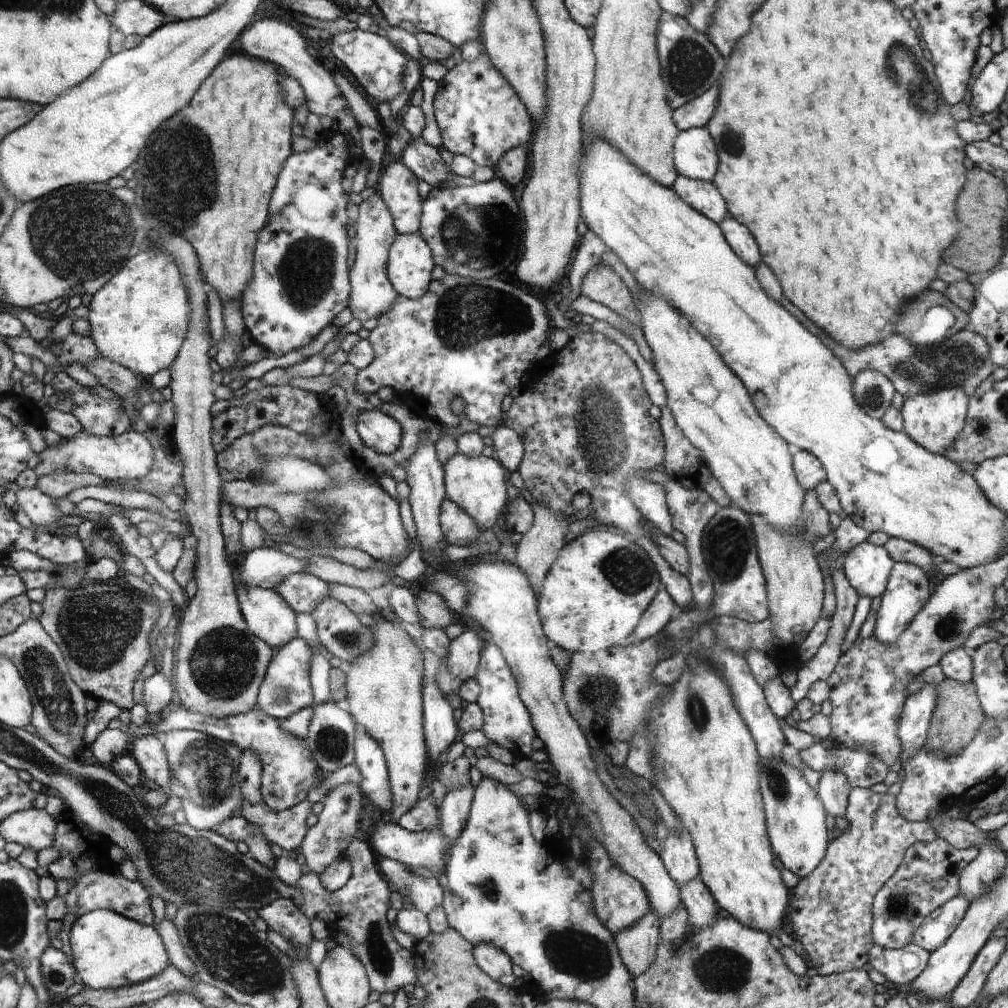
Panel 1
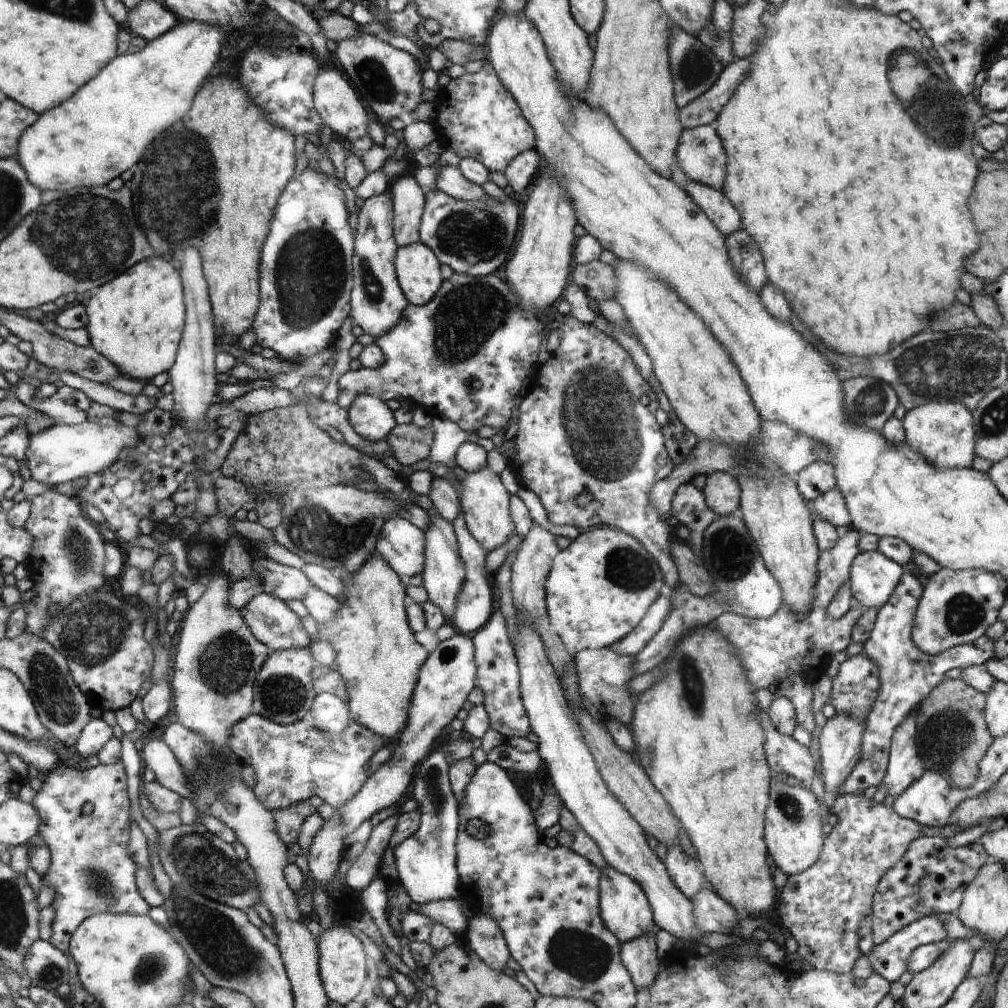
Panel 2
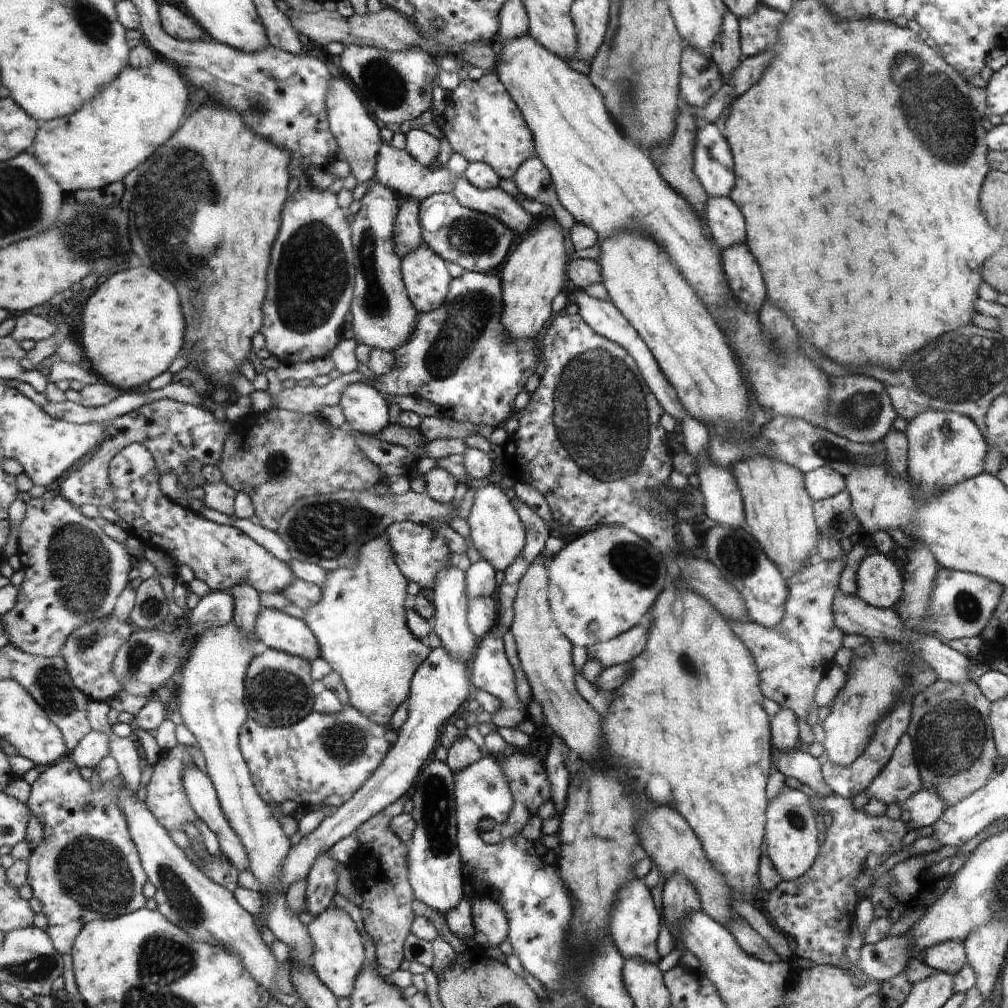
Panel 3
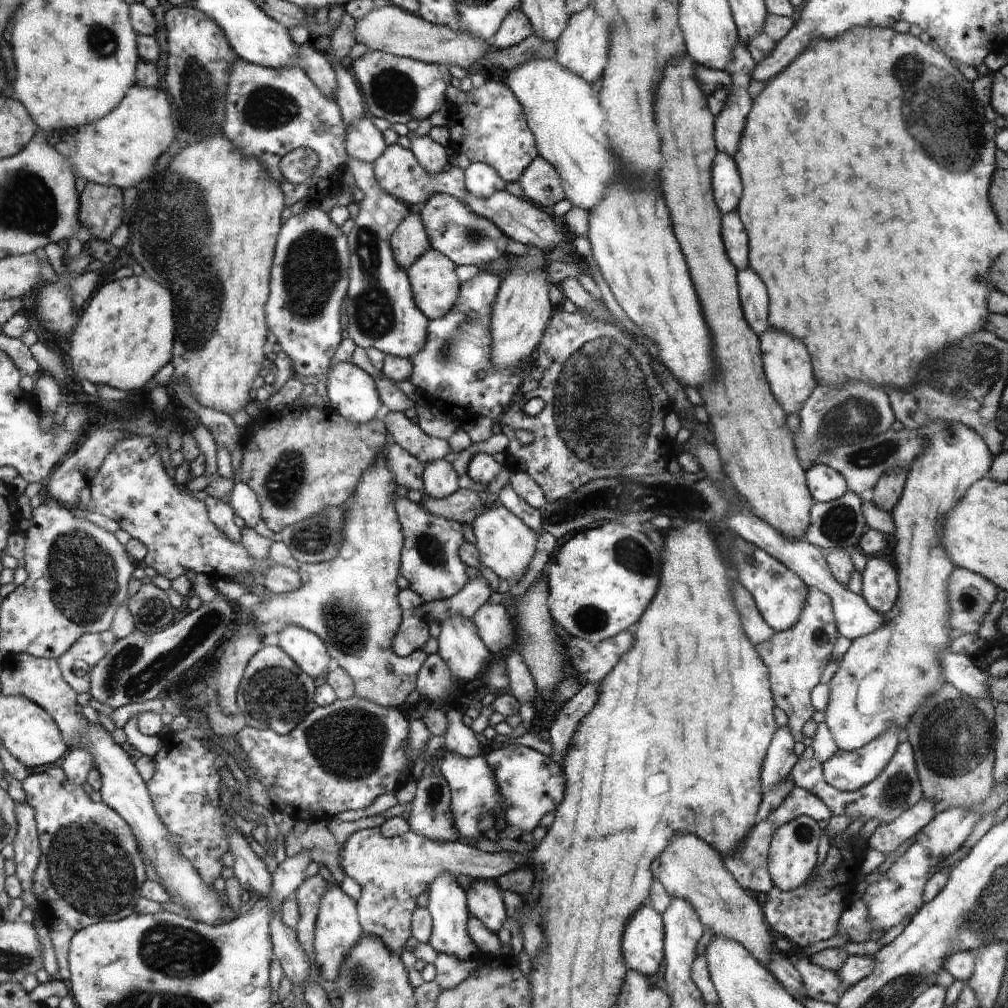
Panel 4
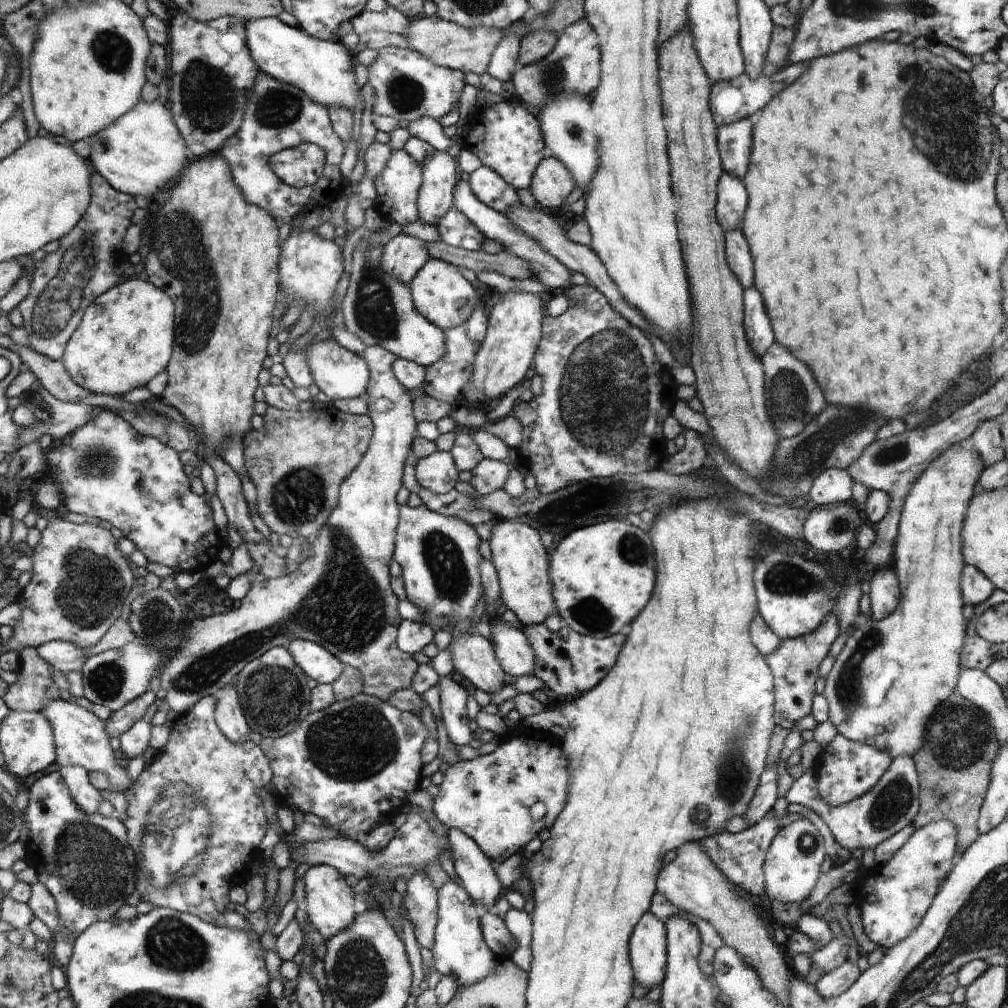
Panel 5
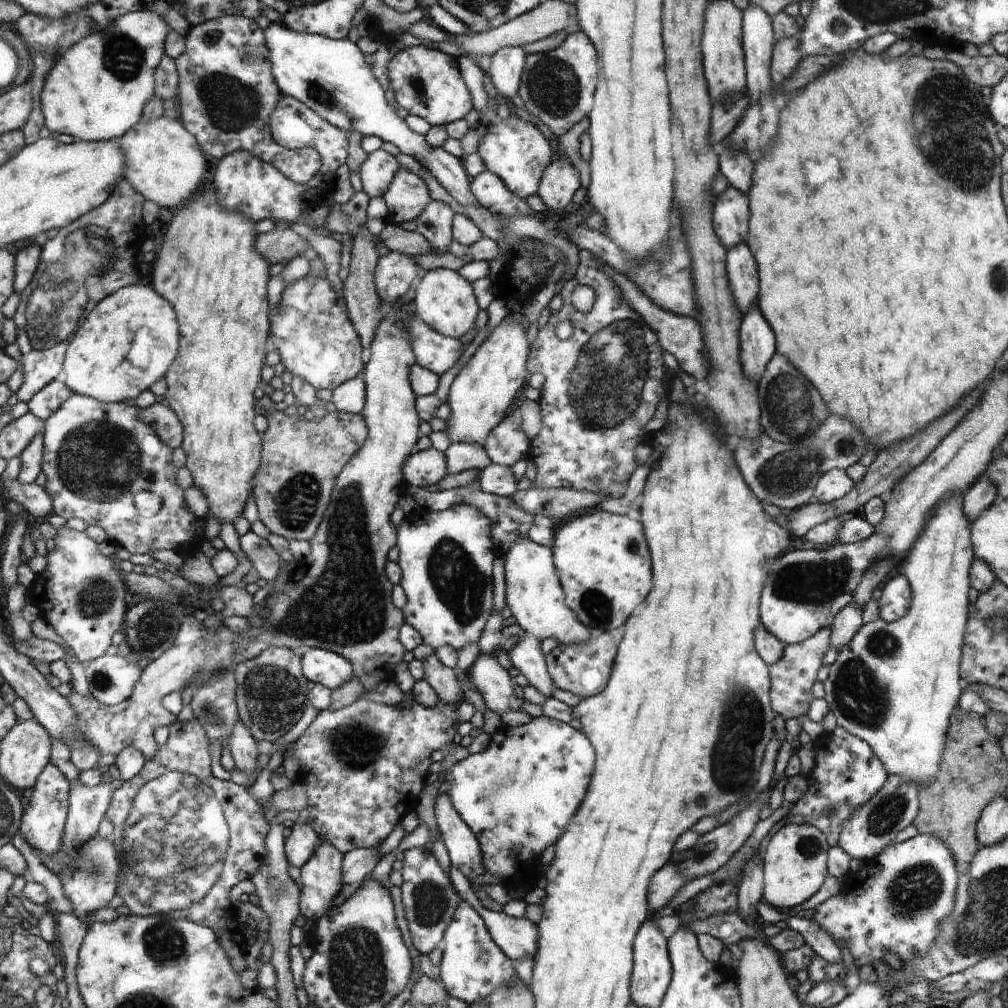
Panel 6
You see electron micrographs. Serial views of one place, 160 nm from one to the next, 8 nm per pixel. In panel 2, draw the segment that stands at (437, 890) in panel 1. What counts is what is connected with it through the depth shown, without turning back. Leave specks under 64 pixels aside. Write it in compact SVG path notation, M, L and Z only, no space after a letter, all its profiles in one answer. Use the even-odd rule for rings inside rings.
M441 899L420 906L420 914L428 916L434 923L446 926L454 935L466 935L468 920L462 912L460 899Z

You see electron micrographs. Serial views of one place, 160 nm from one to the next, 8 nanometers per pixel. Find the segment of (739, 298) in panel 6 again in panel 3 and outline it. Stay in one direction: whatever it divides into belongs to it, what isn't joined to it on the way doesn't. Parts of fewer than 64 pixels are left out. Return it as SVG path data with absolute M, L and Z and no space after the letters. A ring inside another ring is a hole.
M709 197L705 222L721 248L730 249L746 242L746 222L741 209L728 197Z

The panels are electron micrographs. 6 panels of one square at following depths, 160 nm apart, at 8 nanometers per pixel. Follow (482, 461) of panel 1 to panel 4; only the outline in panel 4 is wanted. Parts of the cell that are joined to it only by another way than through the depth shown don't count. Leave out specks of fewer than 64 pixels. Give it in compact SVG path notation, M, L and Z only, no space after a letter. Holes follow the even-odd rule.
M500 500L479 514L471 523L471 528L476 537L476 548L482 564L497 574L498 578L507 580L511 587L518 584L536 552L538 532L506 510Z

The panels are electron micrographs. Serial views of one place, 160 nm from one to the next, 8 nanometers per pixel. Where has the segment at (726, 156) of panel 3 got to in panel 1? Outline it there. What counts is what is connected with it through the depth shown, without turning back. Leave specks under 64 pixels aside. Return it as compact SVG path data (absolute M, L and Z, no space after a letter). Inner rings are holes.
M706 127L681 131L673 146L673 158L680 175L713 182L719 167L716 145Z

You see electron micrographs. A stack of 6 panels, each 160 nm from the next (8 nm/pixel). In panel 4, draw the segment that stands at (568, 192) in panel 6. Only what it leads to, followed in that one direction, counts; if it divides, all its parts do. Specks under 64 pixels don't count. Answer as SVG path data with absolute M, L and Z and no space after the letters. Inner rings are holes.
M537 157L520 178L520 186L525 198L548 211L558 202L564 200L564 187L561 175L545 158Z

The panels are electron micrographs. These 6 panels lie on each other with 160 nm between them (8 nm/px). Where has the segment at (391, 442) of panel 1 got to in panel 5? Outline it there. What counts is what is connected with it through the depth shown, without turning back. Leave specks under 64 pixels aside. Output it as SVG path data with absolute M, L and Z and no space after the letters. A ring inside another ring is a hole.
M330 338L310 340L306 356L308 356L310 370L313 371L314 384L330 398L331 404L336 400L354 400L367 396L372 376L362 356L346 350L336 340L330 340Z

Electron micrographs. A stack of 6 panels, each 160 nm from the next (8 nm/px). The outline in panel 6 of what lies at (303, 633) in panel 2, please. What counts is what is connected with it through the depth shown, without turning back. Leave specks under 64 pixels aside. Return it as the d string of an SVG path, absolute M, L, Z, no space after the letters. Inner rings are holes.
M308 648L301 657L301 670L314 684L322 684L330 691L338 689L352 678L353 666L334 652Z

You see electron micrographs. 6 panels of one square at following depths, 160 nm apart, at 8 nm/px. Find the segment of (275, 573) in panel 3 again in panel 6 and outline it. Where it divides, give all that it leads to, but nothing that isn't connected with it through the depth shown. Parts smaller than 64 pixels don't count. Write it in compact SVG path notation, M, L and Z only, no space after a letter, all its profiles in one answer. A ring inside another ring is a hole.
M75 393L74 396L64 404L64 408L60 408L52 418L46 421L45 454L43 461L44 474L47 477L45 488L50 492L50 496L54 498L56 514L67 520L79 518L88 522L91 526L102 527L102 530L108 535L108 541L125 548L131 555L150 554L150 552L156 550L176 550L176 552L182 552L184 556L194 556L194 552L202 550L202 542L205 537L197 534L198 516L188 508L188 504L185 500L186 489L179 484L174 484L174 482L176 482L176 466L174 466L173 462L174 449L170 447L168 443L165 443L164 440L152 430L151 426L144 424L144 422L138 418L138 410L139 408L132 402L104 403L100 402L100 400L96 400L96 398ZM140 490L154 492L154 494L158 494L158 496L162 498L162 506L160 506L160 510L158 510L152 518L144 518L136 513L136 506L133 502L134 494Z

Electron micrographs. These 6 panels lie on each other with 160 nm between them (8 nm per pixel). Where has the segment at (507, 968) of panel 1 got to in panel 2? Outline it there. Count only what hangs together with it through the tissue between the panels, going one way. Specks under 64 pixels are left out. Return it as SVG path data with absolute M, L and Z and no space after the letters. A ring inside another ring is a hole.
M478 914L468 921L466 938L486 966L492 970L504 970L511 955L498 924L492 918Z

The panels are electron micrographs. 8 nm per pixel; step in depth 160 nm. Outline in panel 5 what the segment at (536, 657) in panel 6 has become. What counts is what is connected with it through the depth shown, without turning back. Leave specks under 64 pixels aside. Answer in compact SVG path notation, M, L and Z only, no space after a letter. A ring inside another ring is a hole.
M499 619L491 623L494 650L502 670L512 679L534 675L534 650L523 630Z

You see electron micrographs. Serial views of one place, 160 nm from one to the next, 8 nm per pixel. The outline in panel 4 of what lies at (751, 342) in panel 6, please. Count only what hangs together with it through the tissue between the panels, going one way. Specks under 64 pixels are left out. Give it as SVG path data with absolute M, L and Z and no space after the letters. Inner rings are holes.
M738 269L741 306L745 318L761 336L769 330L768 292L760 277L752 269Z

